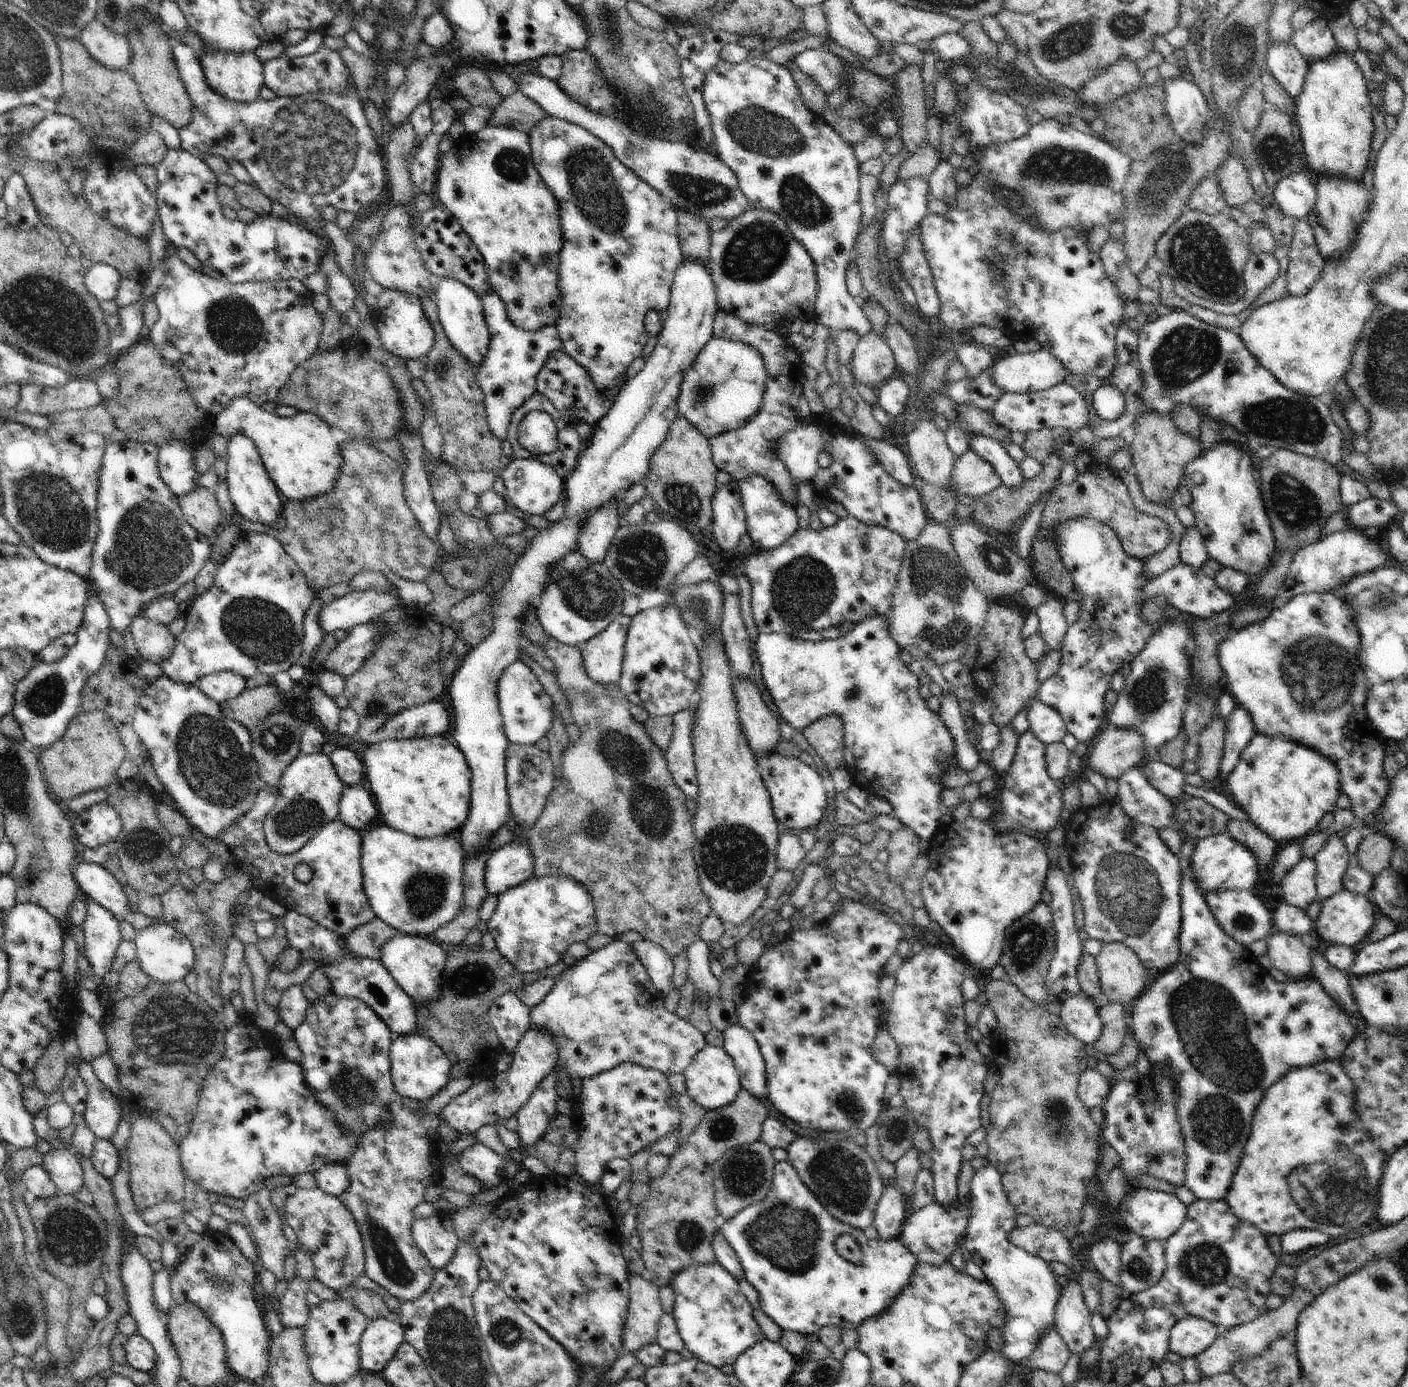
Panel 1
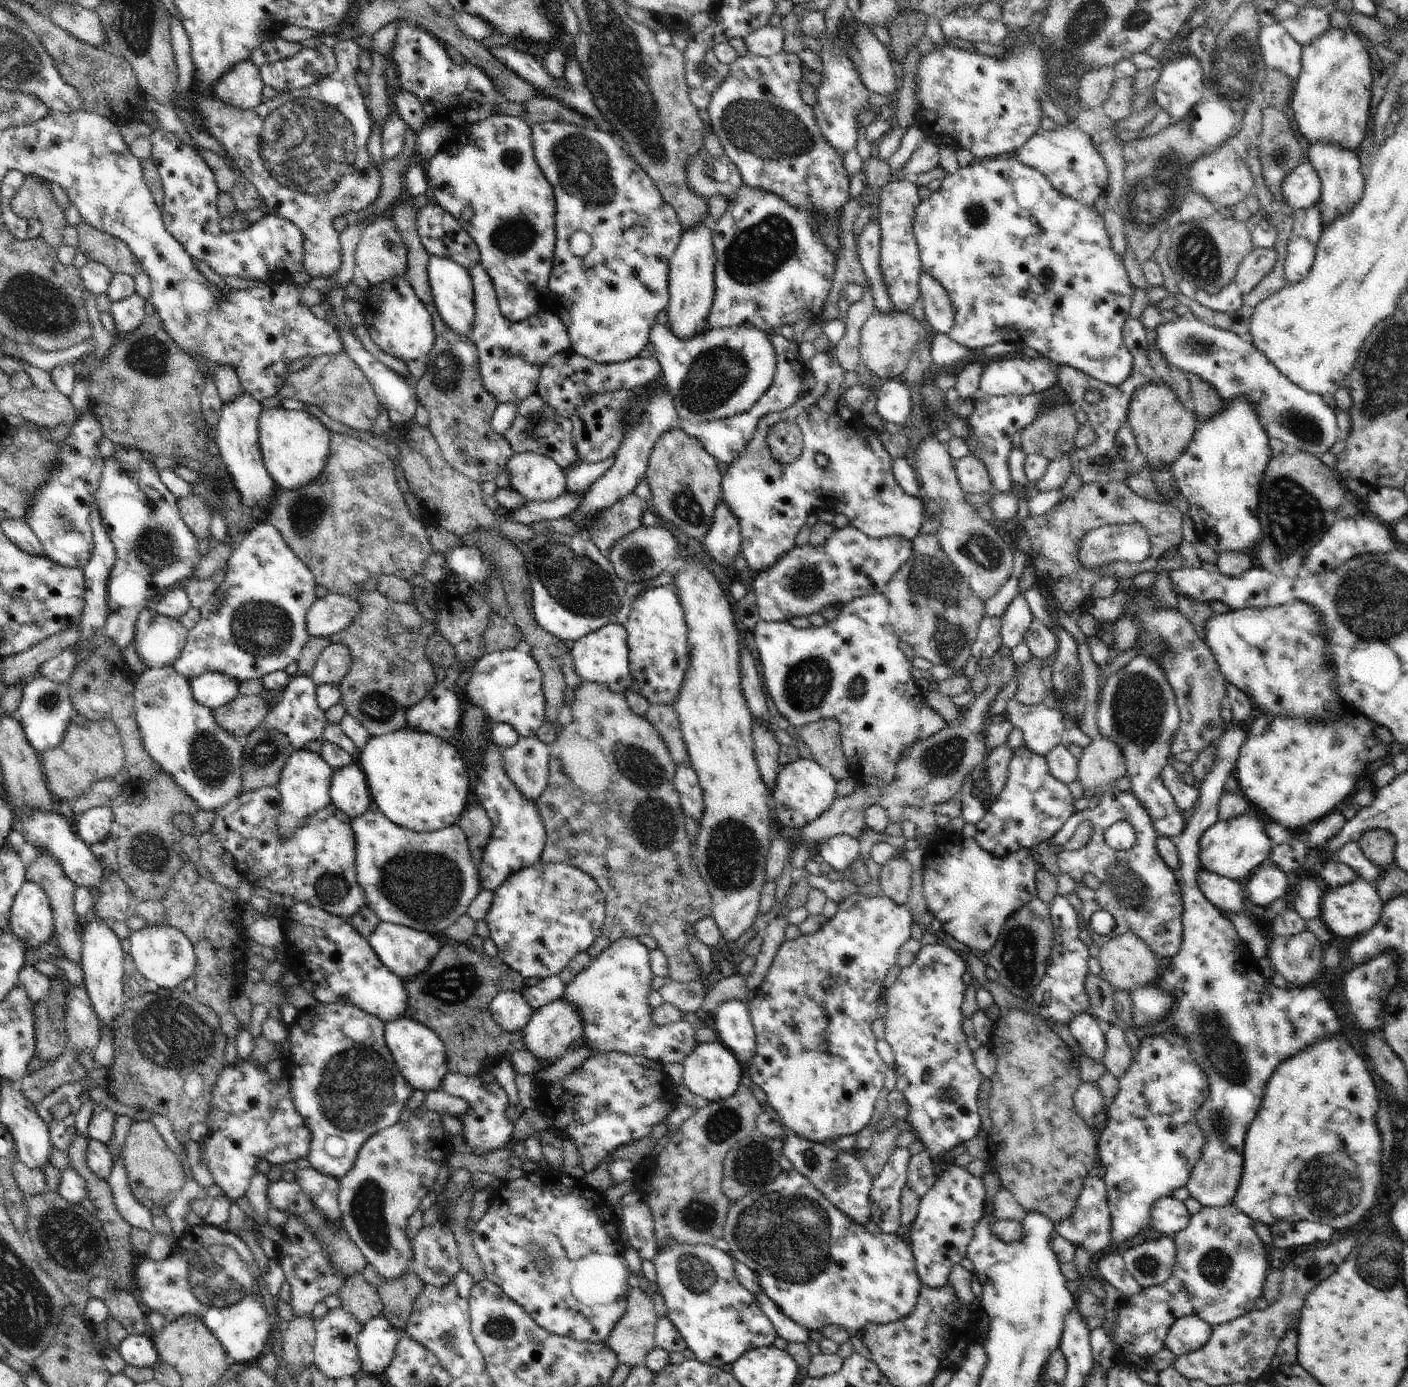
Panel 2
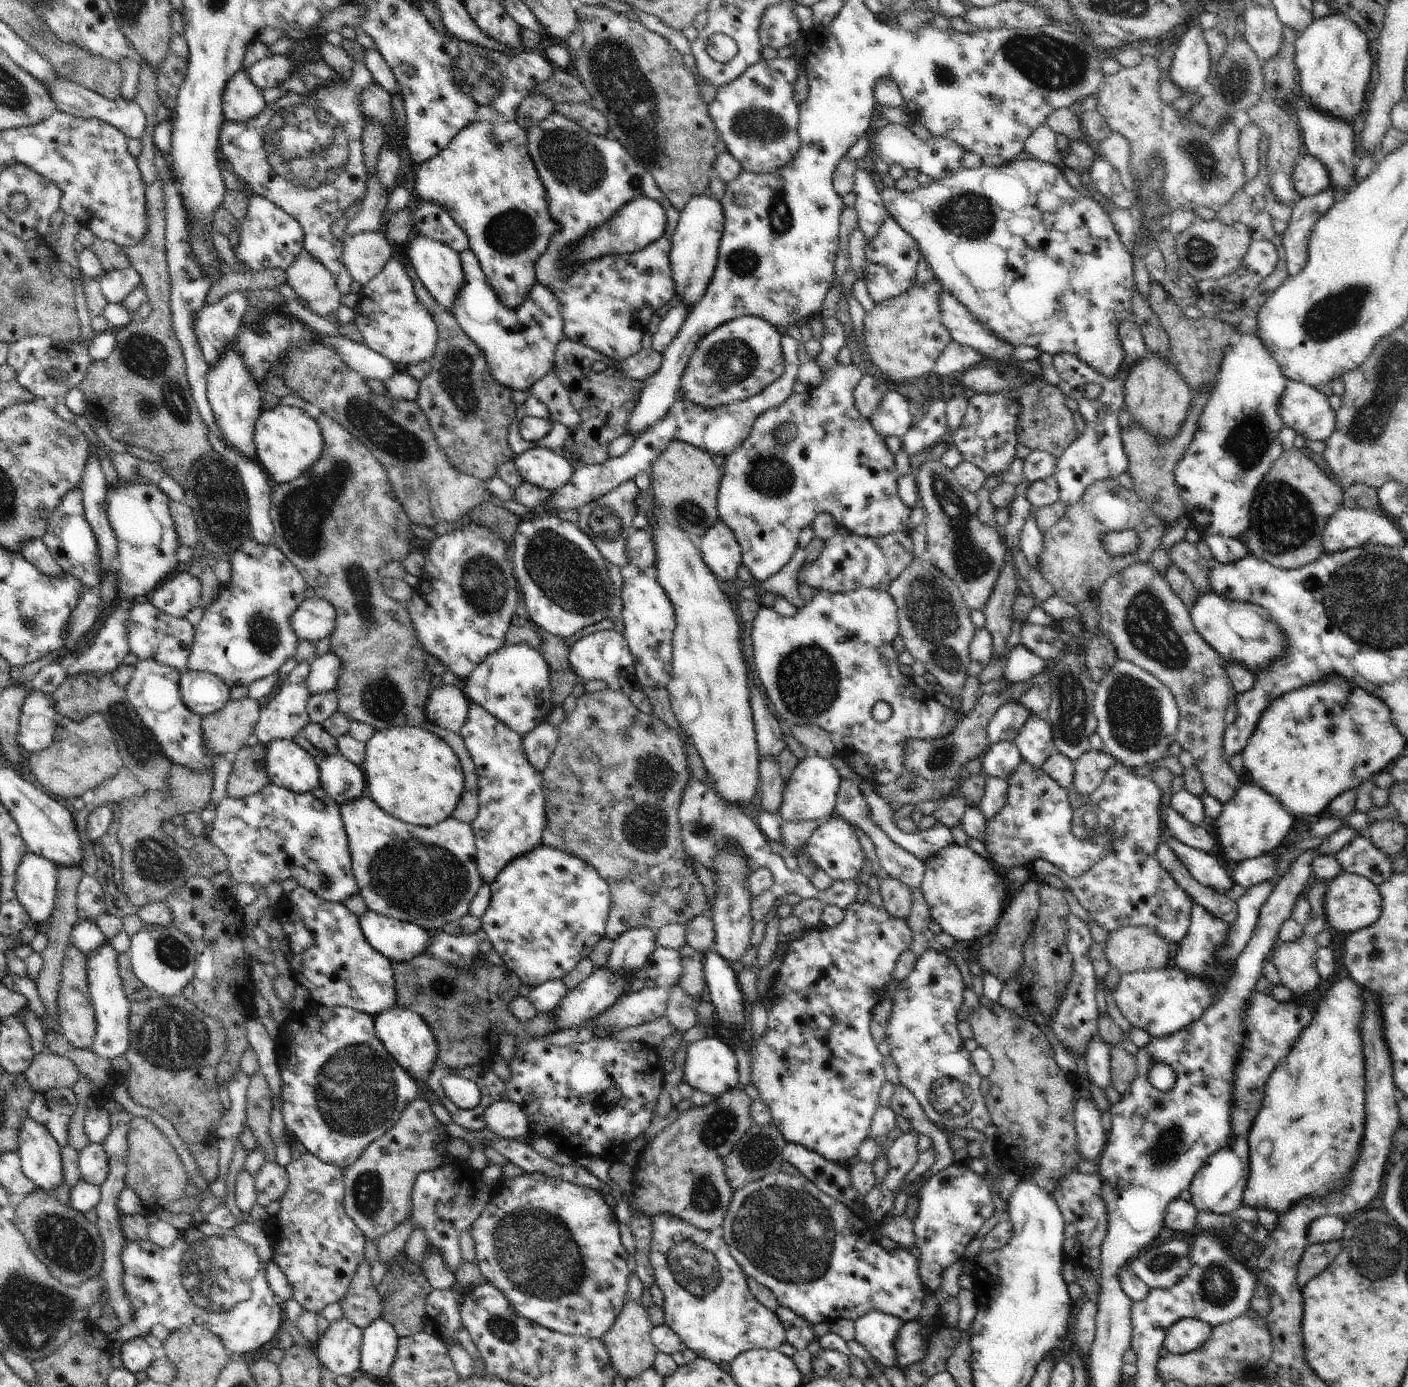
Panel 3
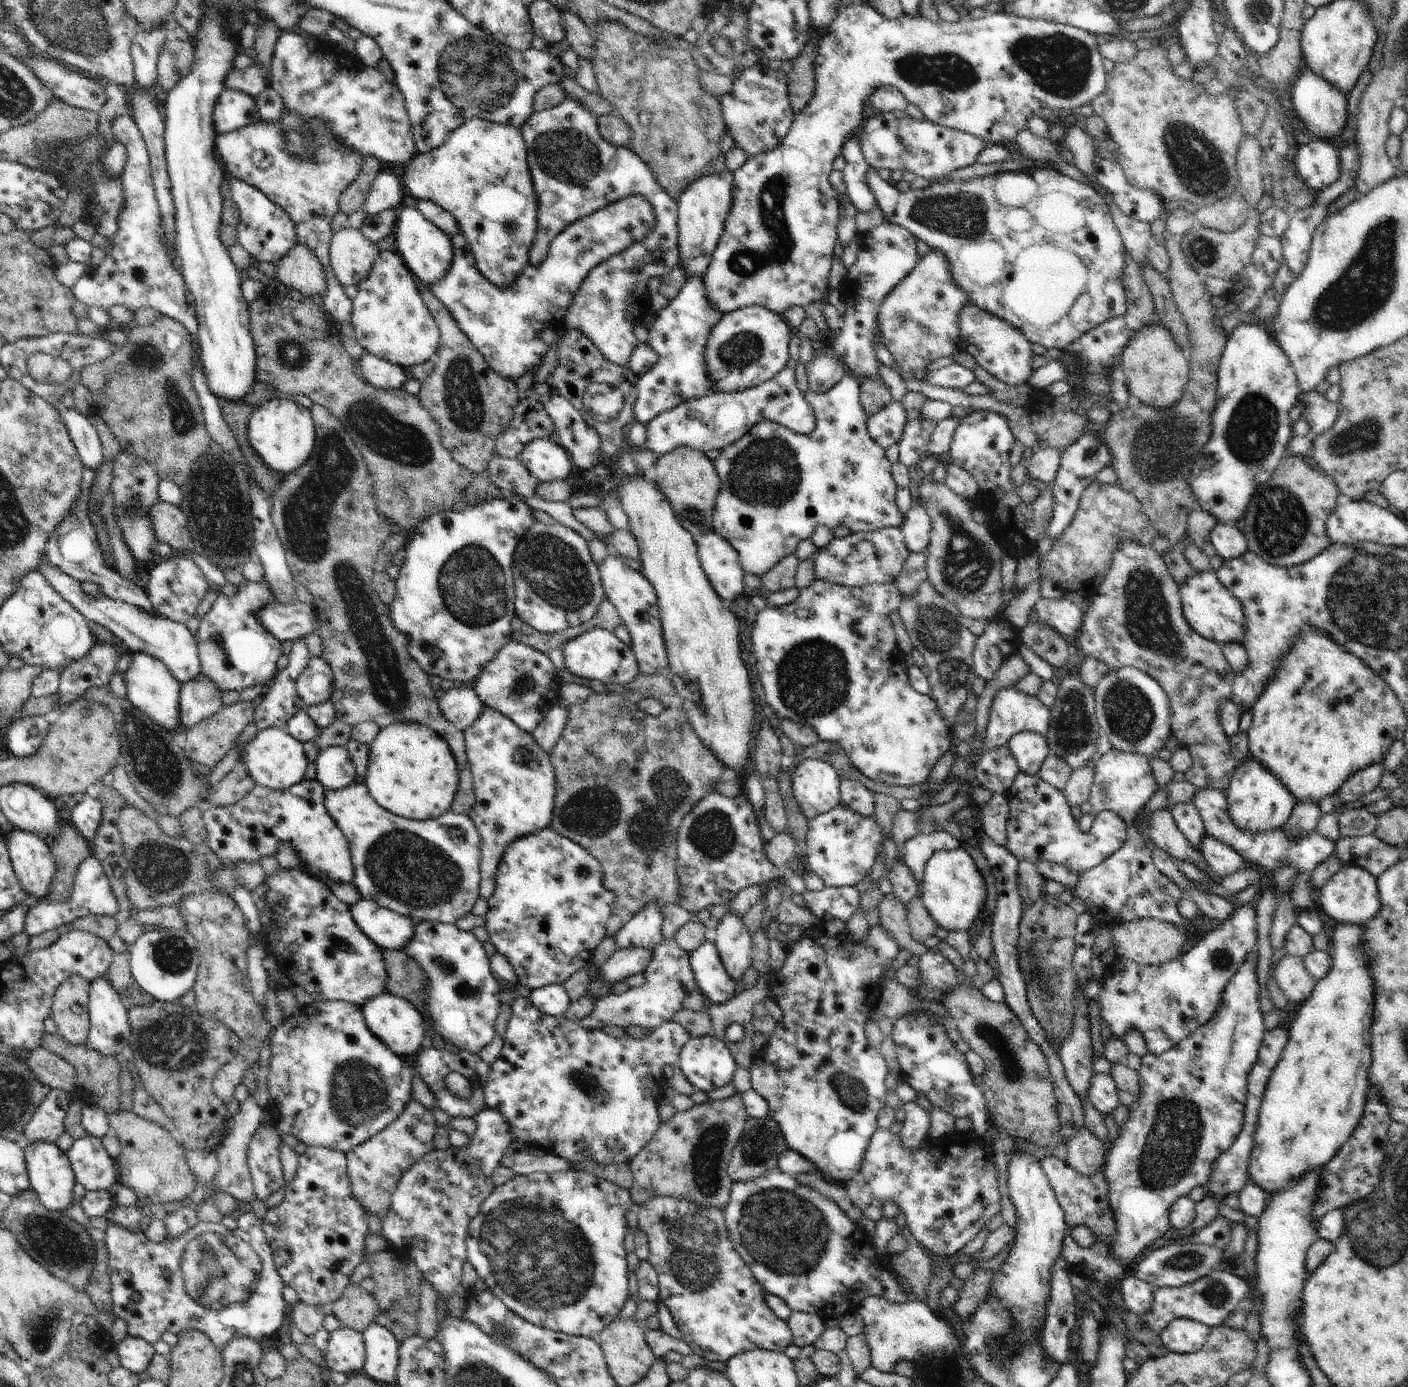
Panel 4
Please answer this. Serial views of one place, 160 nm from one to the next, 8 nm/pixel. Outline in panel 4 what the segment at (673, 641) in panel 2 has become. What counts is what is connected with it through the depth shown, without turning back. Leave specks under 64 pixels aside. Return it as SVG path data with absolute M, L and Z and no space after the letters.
M612 552L598 568L602 577L605 598L612 601L622 623L627 626L631 636L631 649L639 664L639 672L643 675L666 674L669 668L667 650L663 635L661 612L657 603L658 597L650 581L640 571L629 567L622 556L614 556Z

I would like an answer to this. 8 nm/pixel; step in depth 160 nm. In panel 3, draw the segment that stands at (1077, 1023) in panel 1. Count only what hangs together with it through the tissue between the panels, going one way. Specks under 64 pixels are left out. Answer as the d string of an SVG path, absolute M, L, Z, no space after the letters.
M1098 1034L1087 1042L1083 1052L1090 1080L1102 1090L1111 1084L1111 1047Z

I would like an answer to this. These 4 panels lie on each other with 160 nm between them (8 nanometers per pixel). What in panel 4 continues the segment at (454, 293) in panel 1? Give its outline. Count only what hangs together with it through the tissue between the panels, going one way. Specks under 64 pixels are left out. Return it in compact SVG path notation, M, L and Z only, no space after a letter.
M408 200L400 206L400 212L394 232L398 254L403 258L405 265L416 276L418 282L427 287L438 284L449 274L453 264L453 244L435 224L424 218L424 215L415 207L415 203Z

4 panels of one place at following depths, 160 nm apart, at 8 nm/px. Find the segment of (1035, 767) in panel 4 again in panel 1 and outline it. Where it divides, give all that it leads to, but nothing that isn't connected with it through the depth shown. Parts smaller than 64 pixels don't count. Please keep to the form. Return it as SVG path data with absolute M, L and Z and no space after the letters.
M1040 700L1029 708L1027 717L1029 729L1045 745L1060 742L1067 734L1067 726L1060 713Z

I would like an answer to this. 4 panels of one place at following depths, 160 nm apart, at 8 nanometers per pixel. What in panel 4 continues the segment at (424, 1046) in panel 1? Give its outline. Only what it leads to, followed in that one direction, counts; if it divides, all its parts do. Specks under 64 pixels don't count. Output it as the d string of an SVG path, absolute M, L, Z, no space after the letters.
M384 992L361 1007L368 1028L399 1057L417 1055L428 1043L426 1020L418 1008L408 1000Z

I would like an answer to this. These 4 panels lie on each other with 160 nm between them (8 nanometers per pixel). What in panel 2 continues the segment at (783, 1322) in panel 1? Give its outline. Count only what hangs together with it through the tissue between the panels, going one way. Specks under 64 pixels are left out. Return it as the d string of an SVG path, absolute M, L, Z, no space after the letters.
M794 1167L790 1171L781 1170L776 1178L761 1186L752 1194L745 1196L740 1202L733 1204L728 1211L725 1225L723 1226L722 1241L727 1245L727 1250L740 1262L749 1266L756 1274L758 1283L763 1293L774 1301L774 1304L791 1321L809 1330L820 1330L830 1325L838 1325L845 1328L848 1334L858 1334L868 1323L886 1324L891 1323L912 1312L916 1306L917 1296L922 1282L916 1270L916 1263L911 1246L901 1233L880 1233L872 1235L866 1231L863 1224L849 1219L841 1210L838 1210L804 1175L801 1175Z

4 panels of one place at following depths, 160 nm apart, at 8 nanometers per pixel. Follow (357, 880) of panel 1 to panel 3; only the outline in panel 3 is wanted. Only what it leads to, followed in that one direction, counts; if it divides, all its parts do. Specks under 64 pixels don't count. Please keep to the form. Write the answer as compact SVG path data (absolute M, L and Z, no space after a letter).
M269 783L260 792L247 798L234 799L228 796L216 807L216 818L211 826L209 842L220 848L228 858L232 883L268 886L272 882L281 883L286 878L294 878L300 887L318 894L322 900L338 904L343 904L354 894L360 893L353 874L340 805L322 788L314 788L311 794L297 795L296 792Z

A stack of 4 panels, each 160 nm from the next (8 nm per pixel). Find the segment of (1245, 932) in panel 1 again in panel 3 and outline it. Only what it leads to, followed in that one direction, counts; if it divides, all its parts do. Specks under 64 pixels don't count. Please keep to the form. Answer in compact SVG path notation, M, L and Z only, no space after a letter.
M1169 835L1165 839L1168 846L1172 848L1172 852L1176 852L1178 860L1184 864L1186 870L1197 882L1222 894L1227 894L1232 890L1235 884L1228 876L1228 872L1218 862L1216 855L1191 848Z

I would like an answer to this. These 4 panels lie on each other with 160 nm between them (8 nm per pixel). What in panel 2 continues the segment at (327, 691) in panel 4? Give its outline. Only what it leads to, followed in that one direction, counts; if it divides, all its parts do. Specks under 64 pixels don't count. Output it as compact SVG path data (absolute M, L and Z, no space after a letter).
M330 643L318 657L310 678L317 686L339 683L352 664L350 649L344 643Z

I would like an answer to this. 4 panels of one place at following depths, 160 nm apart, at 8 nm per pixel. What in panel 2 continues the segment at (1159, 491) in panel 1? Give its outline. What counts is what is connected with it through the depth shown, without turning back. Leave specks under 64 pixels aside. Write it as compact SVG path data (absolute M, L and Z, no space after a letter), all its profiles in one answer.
M1152 382L1137 390L1129 404L1128 420L1140 454L1152 469L1172 466L1184 454L1197 431L1195 413L1185 407L1165 384Z

